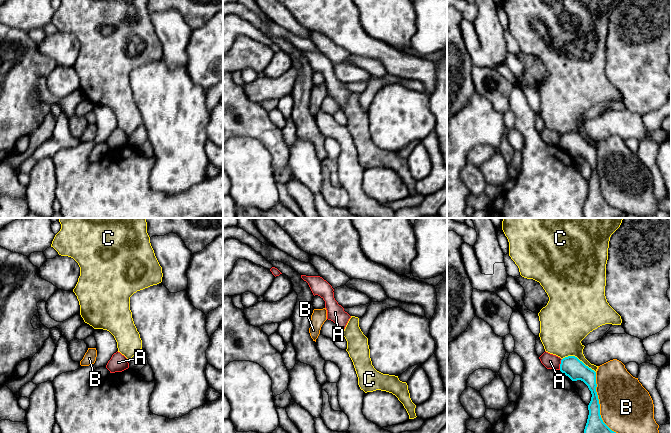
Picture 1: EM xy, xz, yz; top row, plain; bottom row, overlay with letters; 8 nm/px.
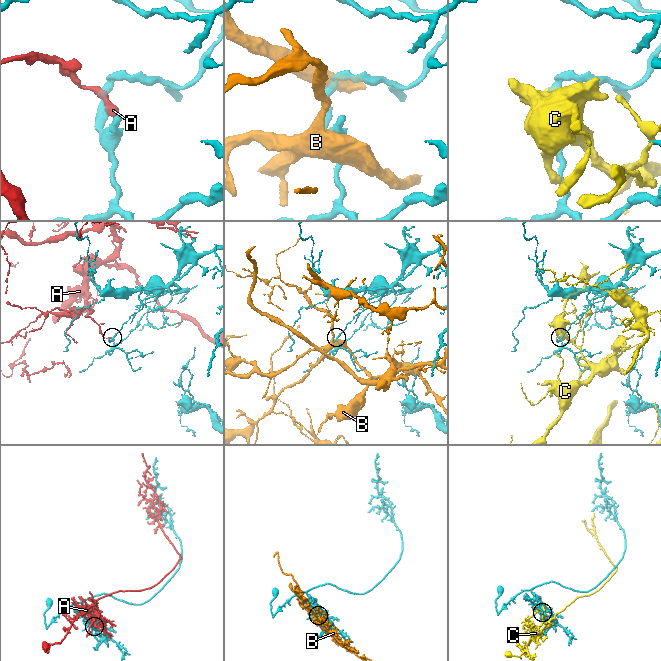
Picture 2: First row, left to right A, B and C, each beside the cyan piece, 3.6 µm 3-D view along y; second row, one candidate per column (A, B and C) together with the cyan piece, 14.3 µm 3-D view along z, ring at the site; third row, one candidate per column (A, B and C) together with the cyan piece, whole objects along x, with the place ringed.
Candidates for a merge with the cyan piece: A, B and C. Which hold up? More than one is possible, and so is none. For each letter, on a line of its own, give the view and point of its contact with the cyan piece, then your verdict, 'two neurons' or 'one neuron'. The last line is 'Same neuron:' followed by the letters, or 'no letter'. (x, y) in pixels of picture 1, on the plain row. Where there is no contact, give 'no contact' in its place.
A: contact yz (560, 140); two neurons
B: contact yz (599, 184); two neurons
C: contact yz (578, 135); two neurons
Same neuron: no letter

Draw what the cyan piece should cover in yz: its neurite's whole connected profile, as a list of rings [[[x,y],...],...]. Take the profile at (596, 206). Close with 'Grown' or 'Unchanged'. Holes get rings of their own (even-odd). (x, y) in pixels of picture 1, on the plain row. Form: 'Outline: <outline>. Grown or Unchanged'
Outline: [[[575,132],[563,134],[560,140],[560,147],[572,157],[583,157],[591,167],[592,173],[588,181],[589,191],[584,205],[584,217],[623,218],[626,213],[612,207],[601,194],[600,180],[596,168],[596,148]]]. Unchanged

